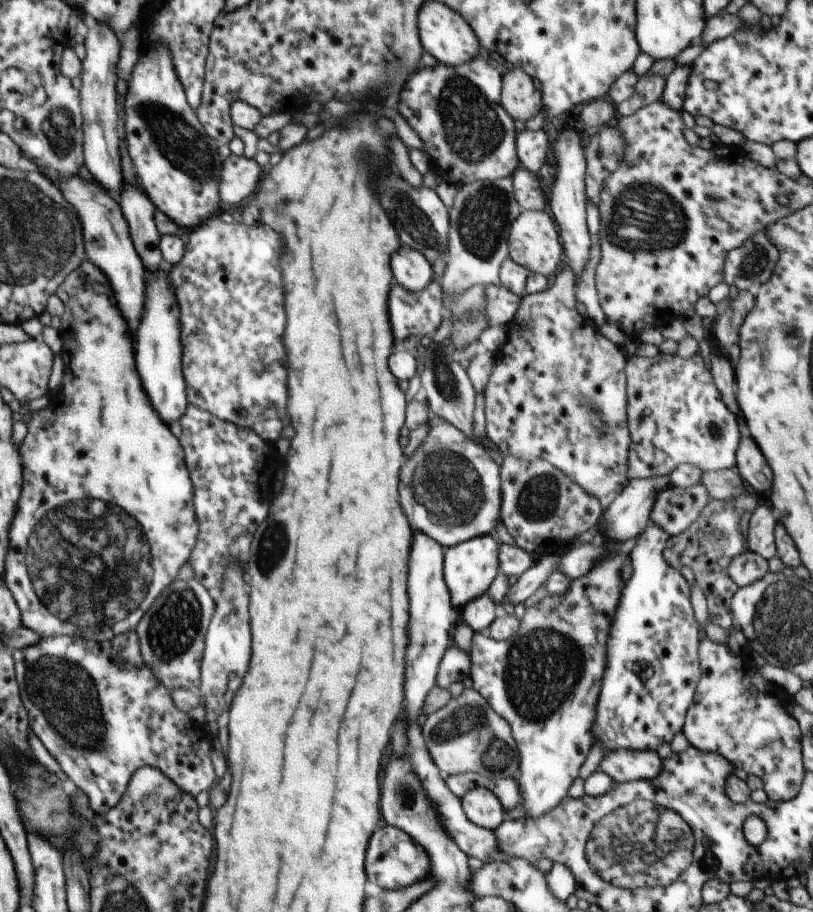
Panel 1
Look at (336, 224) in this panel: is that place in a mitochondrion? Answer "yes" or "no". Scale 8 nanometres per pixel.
no

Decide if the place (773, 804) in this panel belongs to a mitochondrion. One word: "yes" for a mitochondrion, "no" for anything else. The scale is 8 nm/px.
no

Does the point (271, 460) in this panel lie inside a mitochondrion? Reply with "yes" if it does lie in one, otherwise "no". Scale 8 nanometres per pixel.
no

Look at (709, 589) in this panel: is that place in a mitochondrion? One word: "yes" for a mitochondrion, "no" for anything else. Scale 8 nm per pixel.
no

